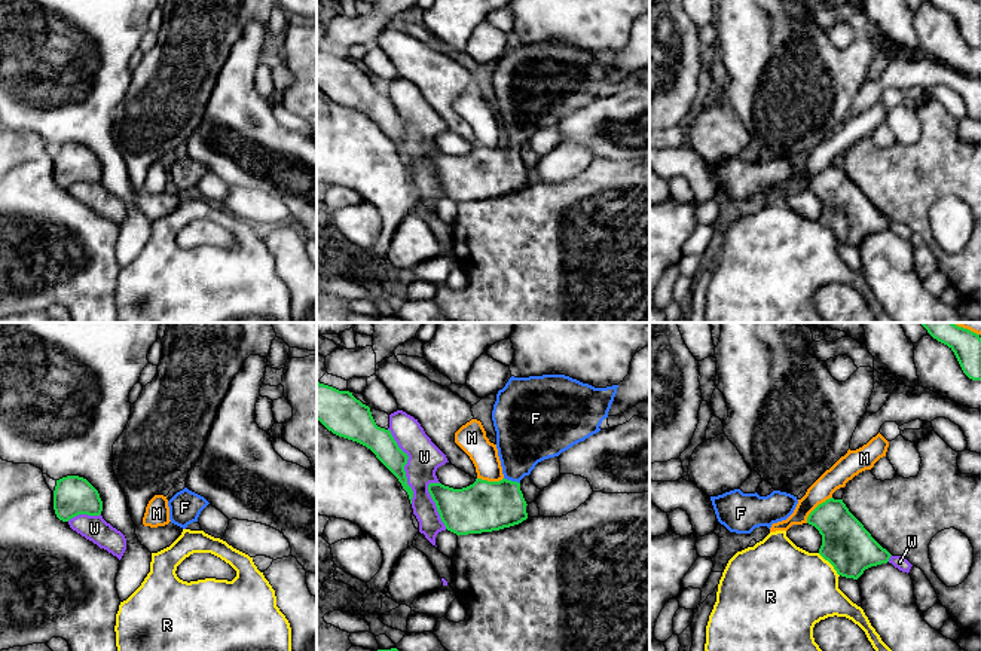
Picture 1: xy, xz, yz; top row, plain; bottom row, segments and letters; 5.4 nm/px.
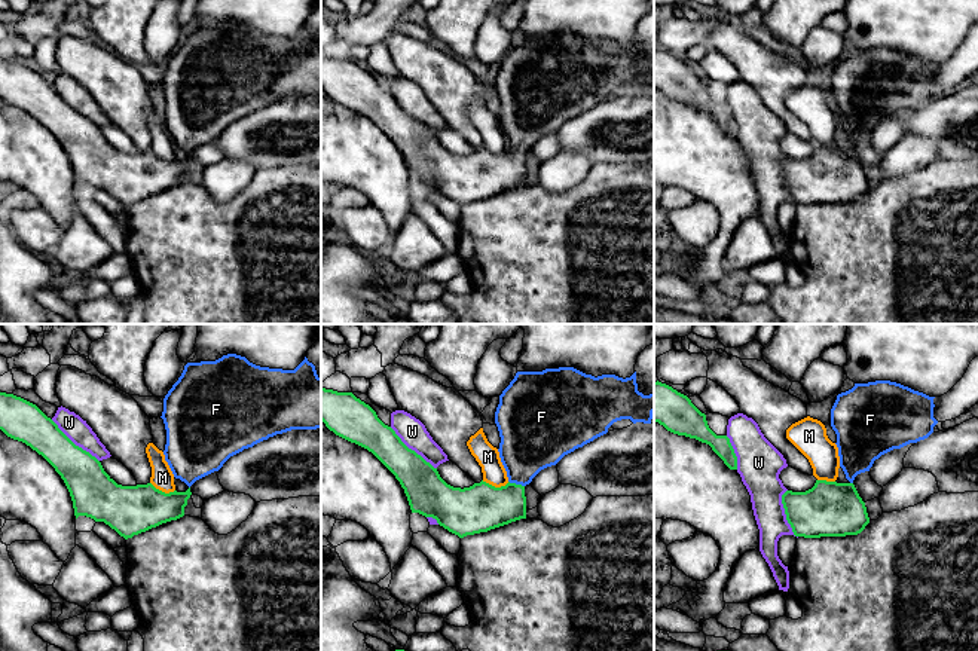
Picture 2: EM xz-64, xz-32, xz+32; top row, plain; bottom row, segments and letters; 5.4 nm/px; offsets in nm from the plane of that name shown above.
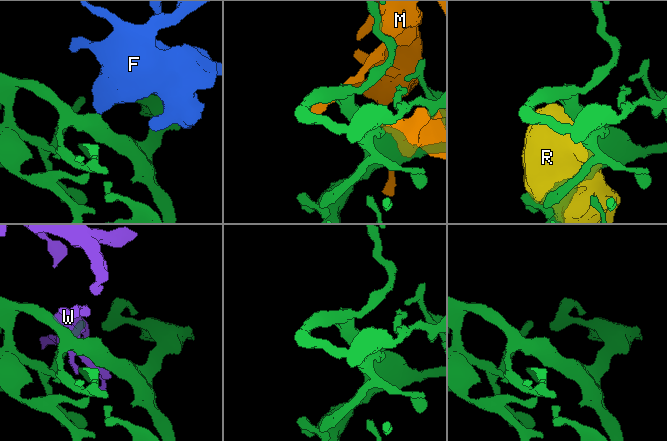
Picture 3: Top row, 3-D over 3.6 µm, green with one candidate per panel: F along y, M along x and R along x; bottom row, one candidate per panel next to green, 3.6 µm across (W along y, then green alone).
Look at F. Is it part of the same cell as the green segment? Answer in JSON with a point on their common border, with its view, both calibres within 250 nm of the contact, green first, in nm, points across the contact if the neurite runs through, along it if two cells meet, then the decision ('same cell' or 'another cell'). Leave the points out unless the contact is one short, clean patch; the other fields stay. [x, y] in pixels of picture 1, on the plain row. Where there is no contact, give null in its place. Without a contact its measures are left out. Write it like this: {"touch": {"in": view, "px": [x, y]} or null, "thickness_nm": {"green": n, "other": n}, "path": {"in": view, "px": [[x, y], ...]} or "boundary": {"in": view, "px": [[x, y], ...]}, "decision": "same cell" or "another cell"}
{"touch": {"in": "xz", "px": [510, 147]}, "thickness_nm": {"green": 280, "other": 300}, "path": {"in": "xz", "px": [[485, 173], [510, 147], [525, 104]]}, "decision": "same cell"}

